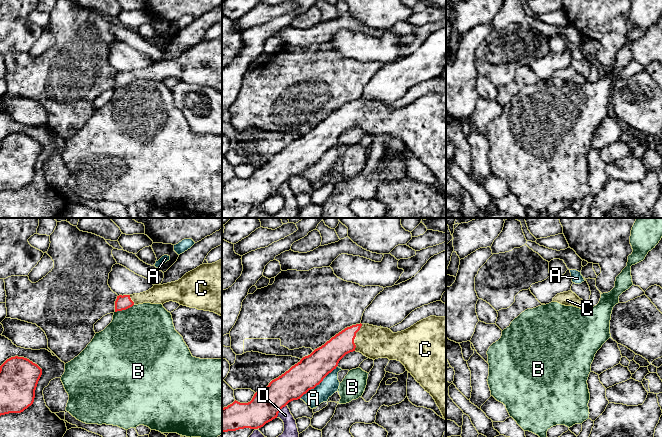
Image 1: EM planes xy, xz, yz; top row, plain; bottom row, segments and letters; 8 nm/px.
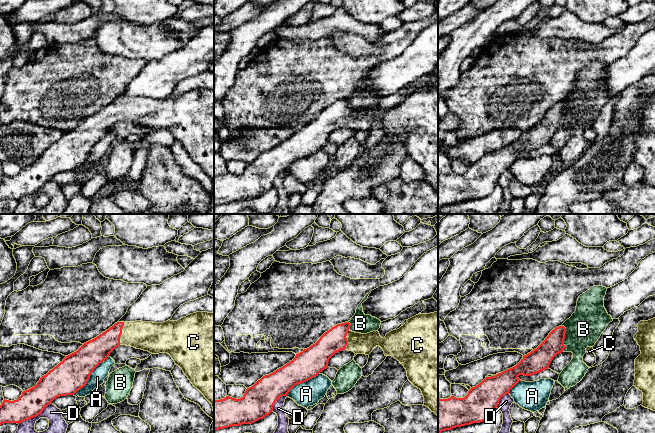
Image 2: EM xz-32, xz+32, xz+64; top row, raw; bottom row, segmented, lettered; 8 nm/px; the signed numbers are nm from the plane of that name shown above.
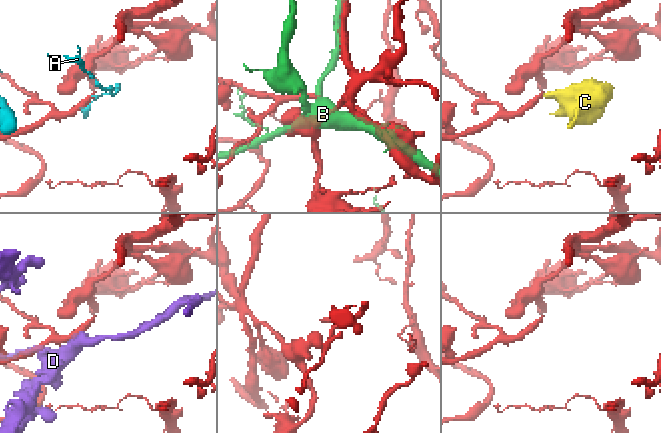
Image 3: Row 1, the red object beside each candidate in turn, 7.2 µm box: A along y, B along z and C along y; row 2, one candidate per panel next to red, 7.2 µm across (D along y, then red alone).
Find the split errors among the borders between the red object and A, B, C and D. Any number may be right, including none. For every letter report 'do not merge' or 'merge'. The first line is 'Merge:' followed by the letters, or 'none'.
Merge: C
A: do not merge
B: do not merge
C: merge
D: do not merge

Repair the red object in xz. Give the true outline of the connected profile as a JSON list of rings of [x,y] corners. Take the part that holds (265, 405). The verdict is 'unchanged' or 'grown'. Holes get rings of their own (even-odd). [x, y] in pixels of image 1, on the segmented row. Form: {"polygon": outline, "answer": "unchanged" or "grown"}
{"polygon": [[[430,316],[410,328],[393,333],[388,328],[369,324],[356,324],[345,328],[310,355],[303,357],[288,371],[272,380],[248,403],[234,401],[222,408],[222,433],[250,428],[258,429],[277,418],[280,410],[289,402],[300,399],[314,389],[338,366],[339,361],[350,352],[360,352],[370,359],[388,358],[400,361],[406,370],[435,400],[446,420],[446,317]]], "answer": "grown"}

